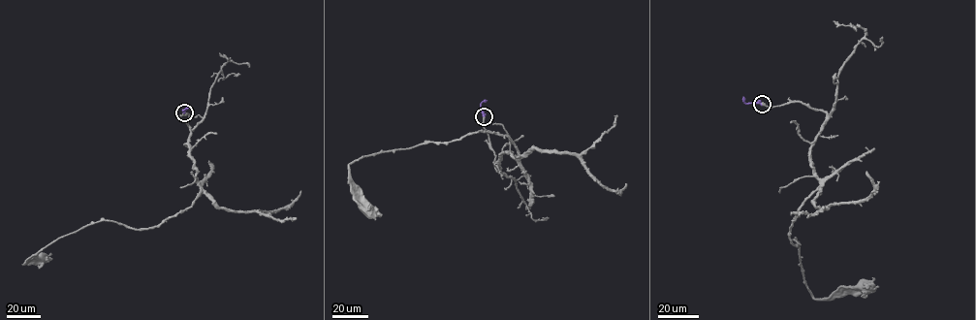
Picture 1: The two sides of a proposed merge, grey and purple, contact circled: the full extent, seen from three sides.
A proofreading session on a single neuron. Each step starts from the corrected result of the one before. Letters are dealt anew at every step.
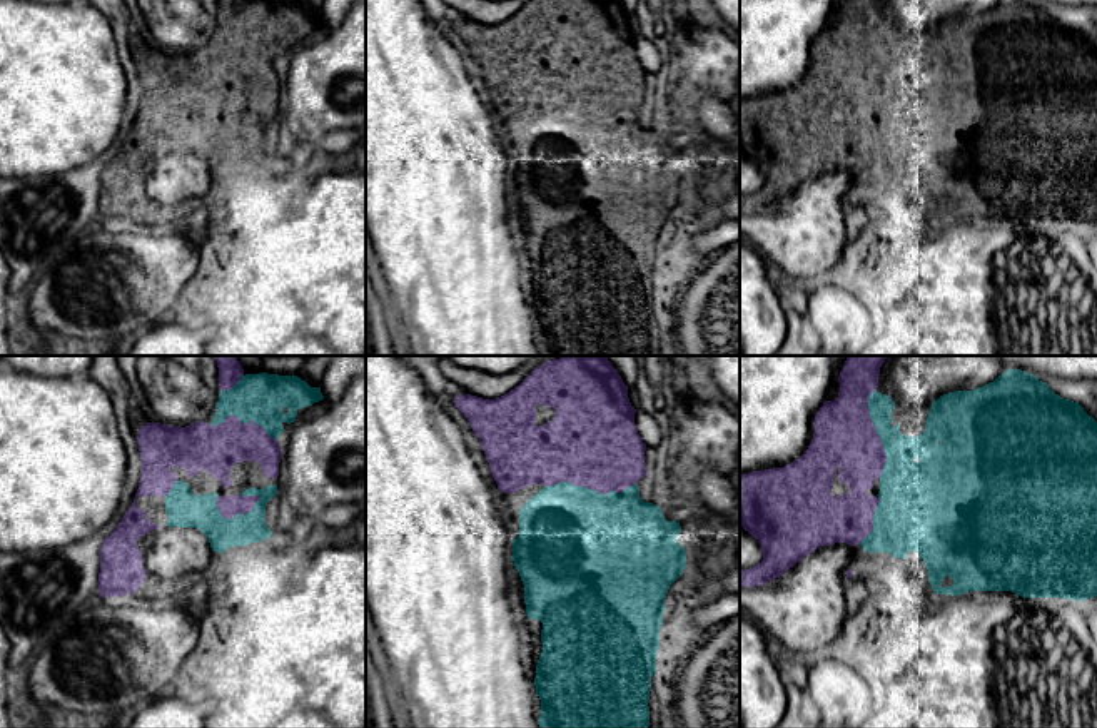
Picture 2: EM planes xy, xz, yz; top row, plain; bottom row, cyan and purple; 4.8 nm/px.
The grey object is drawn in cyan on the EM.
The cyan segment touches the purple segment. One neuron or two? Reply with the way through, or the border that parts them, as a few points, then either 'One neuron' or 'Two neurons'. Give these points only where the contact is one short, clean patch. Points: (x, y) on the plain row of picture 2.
One neuron

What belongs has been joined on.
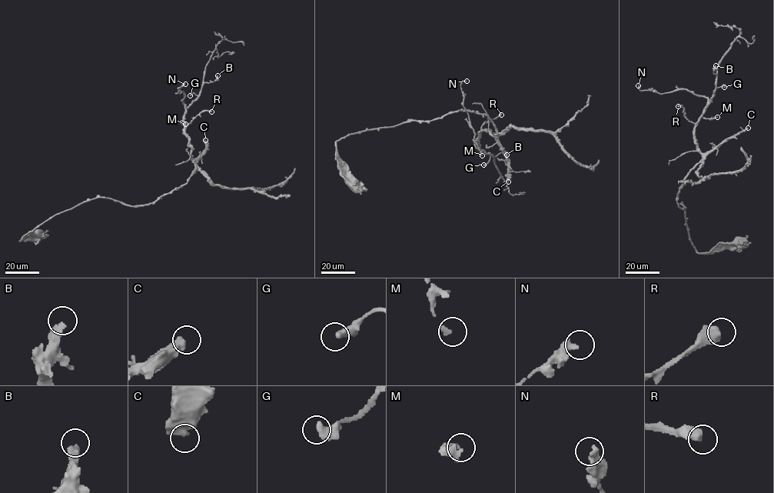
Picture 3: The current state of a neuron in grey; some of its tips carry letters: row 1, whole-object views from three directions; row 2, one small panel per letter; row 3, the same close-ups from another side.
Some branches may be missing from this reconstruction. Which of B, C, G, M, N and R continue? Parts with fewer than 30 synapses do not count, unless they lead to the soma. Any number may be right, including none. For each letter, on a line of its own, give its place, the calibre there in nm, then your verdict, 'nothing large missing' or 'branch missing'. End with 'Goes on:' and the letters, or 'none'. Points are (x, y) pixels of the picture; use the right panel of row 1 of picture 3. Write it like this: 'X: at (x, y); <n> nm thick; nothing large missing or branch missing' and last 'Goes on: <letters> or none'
B: at (715, 65); 380 nm thick; nothing large missing
C: at (748, 128); 600 nm thick; branch missing
G: at (724, 87); 340 nm thick; nothing large missing
M: at (717, 117); 200 nm thick; nothing large missing
N: at (638, 85); 360 nm thick; nothing large missing
R: at (678, 106); 550 nm thick; nothing large missing
Goes on: C

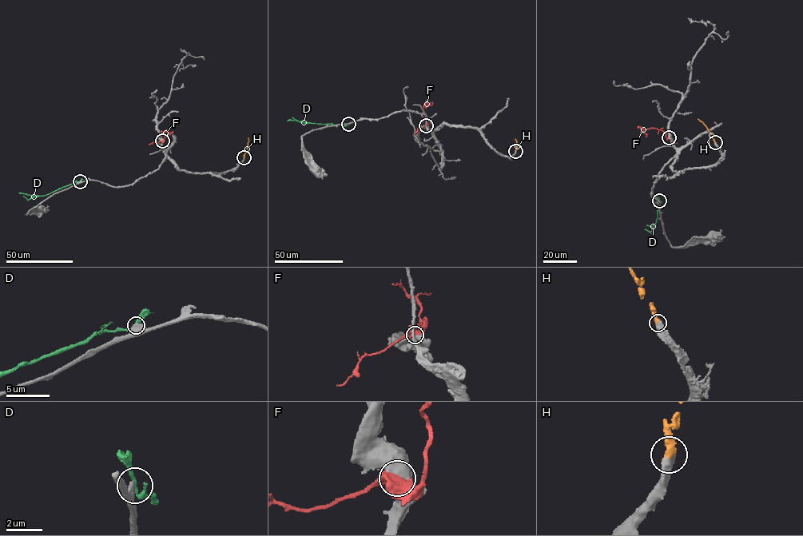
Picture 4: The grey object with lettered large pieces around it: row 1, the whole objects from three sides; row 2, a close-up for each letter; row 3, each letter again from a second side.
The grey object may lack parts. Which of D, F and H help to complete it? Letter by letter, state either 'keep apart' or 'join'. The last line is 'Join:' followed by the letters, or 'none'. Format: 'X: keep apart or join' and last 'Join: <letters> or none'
D: keep apart
F: keep apart
H: join
Join: H

